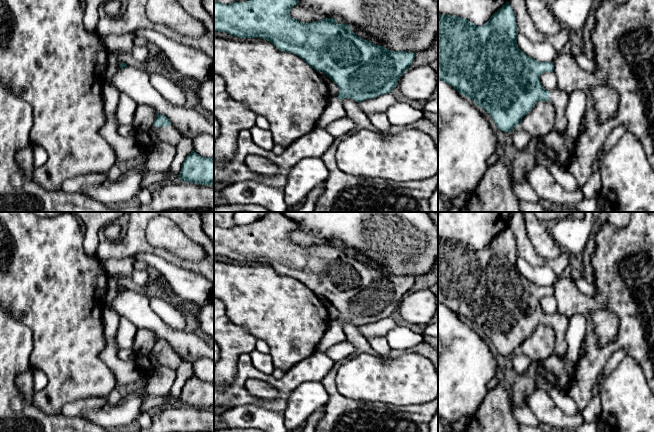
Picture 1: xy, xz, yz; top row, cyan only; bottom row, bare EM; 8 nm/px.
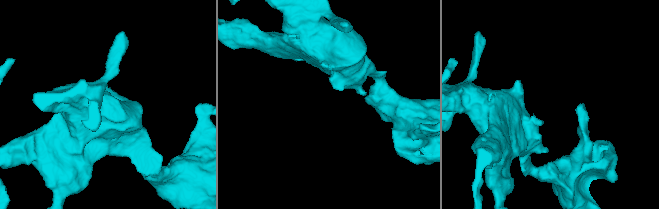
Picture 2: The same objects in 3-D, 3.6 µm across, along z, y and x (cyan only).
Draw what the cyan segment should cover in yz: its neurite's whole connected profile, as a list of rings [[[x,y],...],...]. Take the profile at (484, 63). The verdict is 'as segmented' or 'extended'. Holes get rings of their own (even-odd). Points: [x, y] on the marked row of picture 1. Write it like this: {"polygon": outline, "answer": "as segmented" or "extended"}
{"polygon": [[[508,1],[482,26],[466,18],[438,14],[438,80],[472,98],[503,132],[512,132],[538,101],[551,102],[556,118],[544,136],[544,144],[556,154],[558,164],[563,165],[569,161],[574,148],[574,141],[564,136],[569,94],[558,88],[551,91],[543,88],[540,75],[552,72],[554,64],[537,61],[523,53],[517,45],[517,35],[514,11]]], "answer": "extended"}

